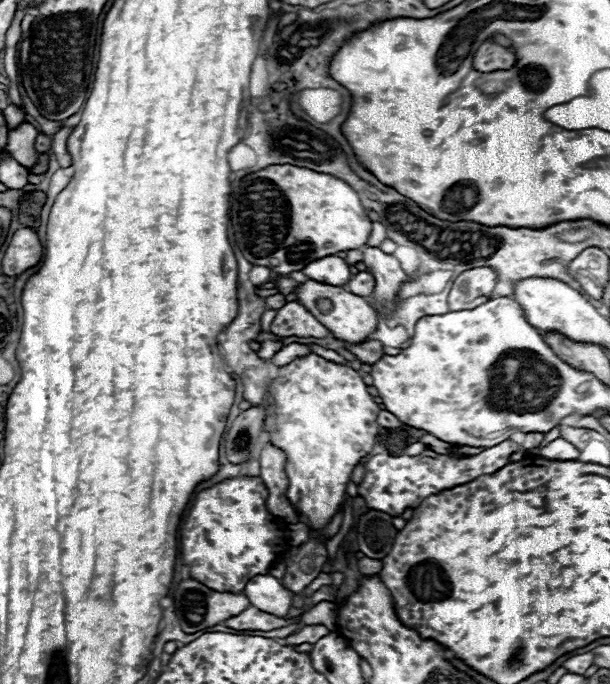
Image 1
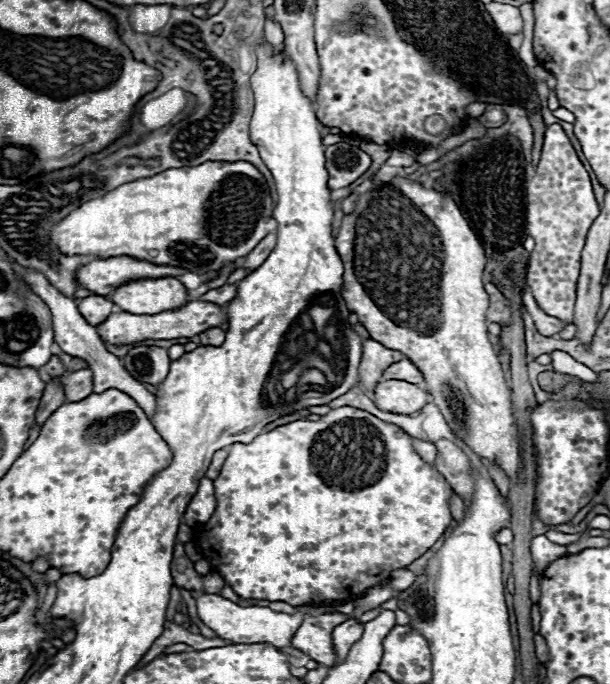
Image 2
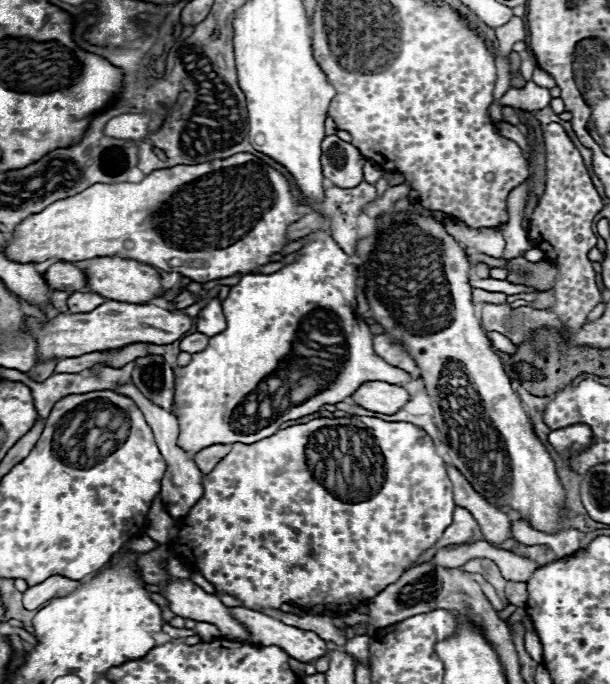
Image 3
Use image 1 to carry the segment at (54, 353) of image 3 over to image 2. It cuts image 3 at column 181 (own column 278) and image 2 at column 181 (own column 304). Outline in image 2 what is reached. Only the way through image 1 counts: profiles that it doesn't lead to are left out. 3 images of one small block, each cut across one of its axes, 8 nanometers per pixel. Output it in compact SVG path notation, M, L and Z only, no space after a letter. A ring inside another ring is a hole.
M194 300L186 306L172 310L172 312L160 312L156 316L136 316L128 312L110 314L106 322L98 326L100 338L108 344L132 344L140 340L172 340L172 338L190 338L198 336L200 332L206 332L208 328L220 328L228 322L228 310L226 306L206 302L206 300Z

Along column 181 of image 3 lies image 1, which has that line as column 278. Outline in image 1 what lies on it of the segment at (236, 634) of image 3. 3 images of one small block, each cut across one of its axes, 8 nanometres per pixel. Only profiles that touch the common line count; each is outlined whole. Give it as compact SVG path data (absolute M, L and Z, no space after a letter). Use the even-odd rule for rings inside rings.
M270 574L250 578L248 584L244 586L244 596L248 596L250 606L280 618L286 616L288 608L292 606L290 590L286 590L282 582Z

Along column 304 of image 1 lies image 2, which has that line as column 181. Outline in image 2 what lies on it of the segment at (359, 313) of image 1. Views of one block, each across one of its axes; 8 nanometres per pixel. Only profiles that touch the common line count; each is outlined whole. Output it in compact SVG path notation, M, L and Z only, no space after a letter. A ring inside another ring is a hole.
M176 278L138 280L114 290L112 300L124 312L156 314L172 308L182 308L188 302L188 290Z

